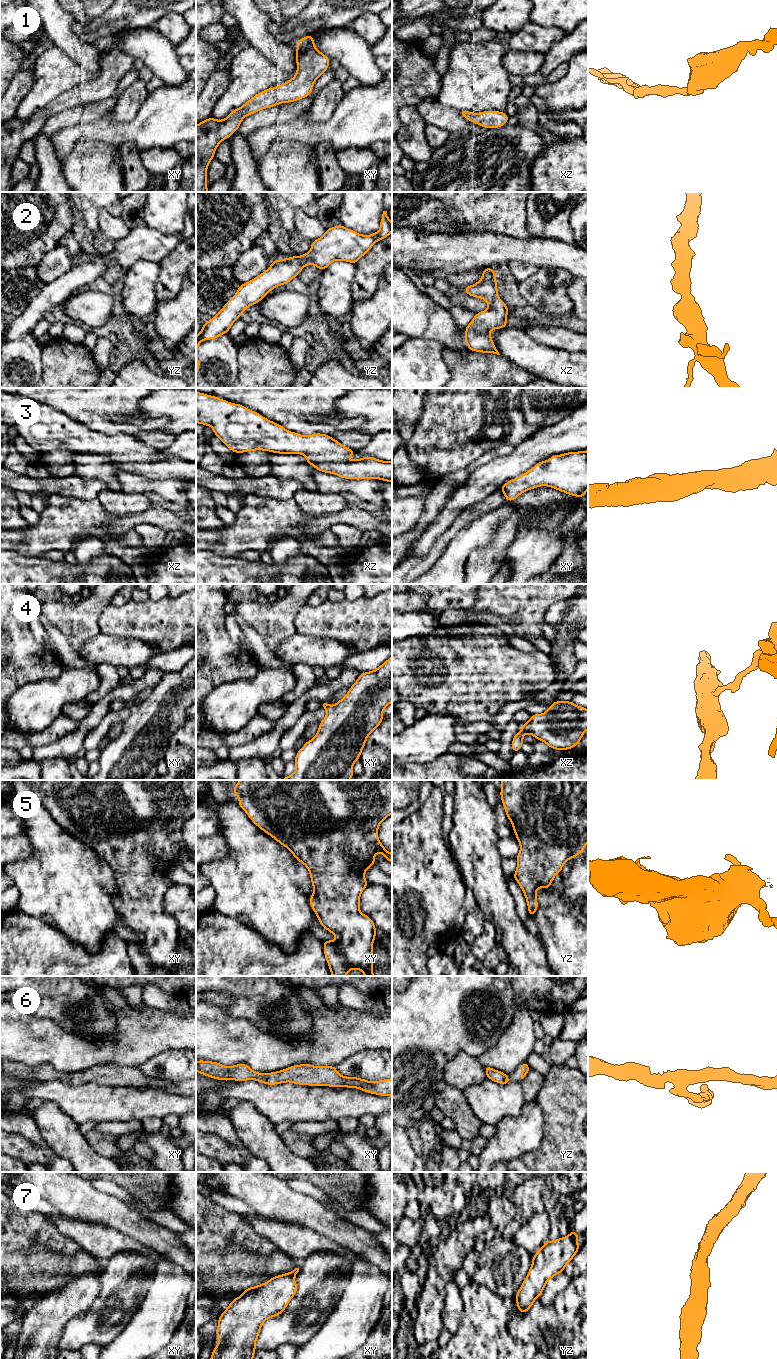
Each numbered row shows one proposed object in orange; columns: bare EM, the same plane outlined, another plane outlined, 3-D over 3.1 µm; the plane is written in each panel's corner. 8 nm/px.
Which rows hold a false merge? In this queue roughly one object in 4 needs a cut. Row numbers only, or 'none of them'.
4

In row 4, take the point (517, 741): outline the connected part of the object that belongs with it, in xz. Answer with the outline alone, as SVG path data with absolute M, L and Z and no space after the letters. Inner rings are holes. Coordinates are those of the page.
M522 731L514 735L511 743L511 747L514 753L521 750L522 744L524 743L523 736L524 735Z

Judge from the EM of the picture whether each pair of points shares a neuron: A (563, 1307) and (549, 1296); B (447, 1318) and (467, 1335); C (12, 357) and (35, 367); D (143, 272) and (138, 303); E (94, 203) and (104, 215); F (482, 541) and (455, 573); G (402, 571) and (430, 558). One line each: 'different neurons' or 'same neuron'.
A: different neurons
B: different neurons
C: same neuron
D: same neuron
E: different neurons
F: same neuron
G: same neuron

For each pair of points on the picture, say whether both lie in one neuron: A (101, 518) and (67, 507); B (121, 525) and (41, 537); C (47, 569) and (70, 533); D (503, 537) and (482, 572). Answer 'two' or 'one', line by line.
A: one
B: one
C: two
D: one

